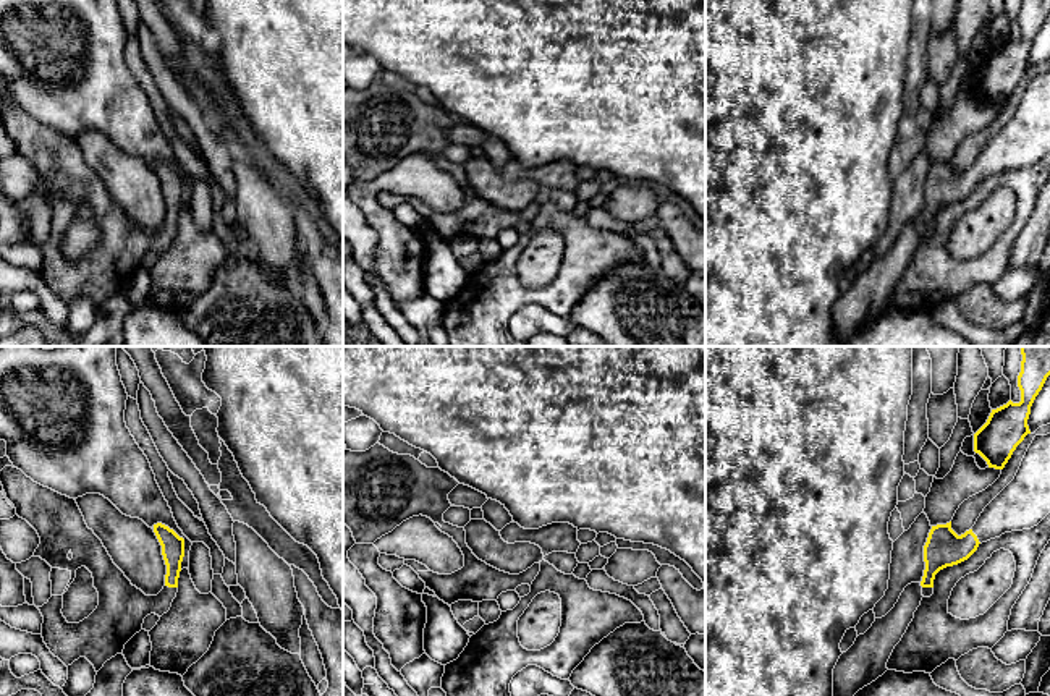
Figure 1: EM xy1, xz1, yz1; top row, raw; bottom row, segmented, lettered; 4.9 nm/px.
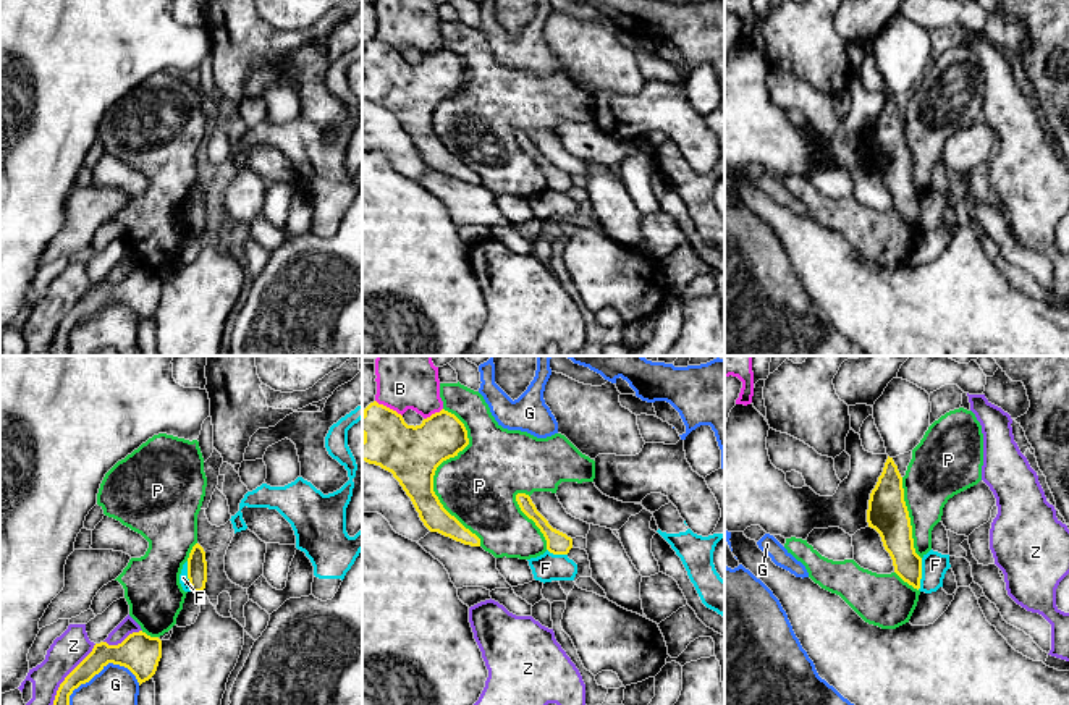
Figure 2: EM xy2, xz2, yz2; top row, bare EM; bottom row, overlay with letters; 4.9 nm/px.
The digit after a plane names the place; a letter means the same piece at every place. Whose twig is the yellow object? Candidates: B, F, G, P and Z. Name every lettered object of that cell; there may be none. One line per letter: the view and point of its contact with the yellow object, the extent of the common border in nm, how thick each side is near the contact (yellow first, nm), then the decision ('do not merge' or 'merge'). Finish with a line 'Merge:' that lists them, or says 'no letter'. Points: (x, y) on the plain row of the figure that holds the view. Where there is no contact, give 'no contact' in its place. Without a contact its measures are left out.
B: xz2 (388, 46) | 160 nm | 280/240 nm | do not merge
F: yz2 (921, 212) | 160 nm | 160/130 nm | do not merge
G: xy2 (91, 316) | 400 nm | 160/220 nm | do not merge
P: xz2 (434, 112) | 700 nm | 280/380 nm | do not merge
Z: xy2 (63, 319) | 440 nm | 120/170 nm | do not merge
Merge: no letter

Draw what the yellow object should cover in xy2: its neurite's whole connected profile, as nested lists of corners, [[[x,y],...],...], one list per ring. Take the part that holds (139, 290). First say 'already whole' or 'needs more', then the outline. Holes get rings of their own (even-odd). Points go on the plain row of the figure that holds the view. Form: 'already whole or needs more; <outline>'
already whole; [[[142,268],[129,272],[118,283],[108,283],[107,280],[95,281],[92,289],[60,322],[50,356],[71,356],[70,333],[73,328],[89,320],[108,301],[128,306],[141,323],[155,312],[160,296],[162,278]]]

